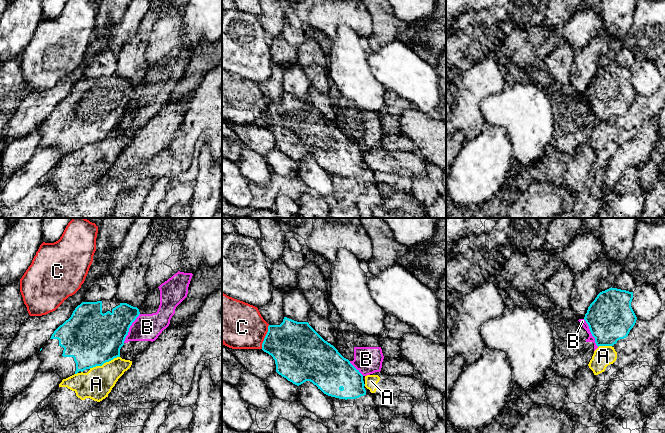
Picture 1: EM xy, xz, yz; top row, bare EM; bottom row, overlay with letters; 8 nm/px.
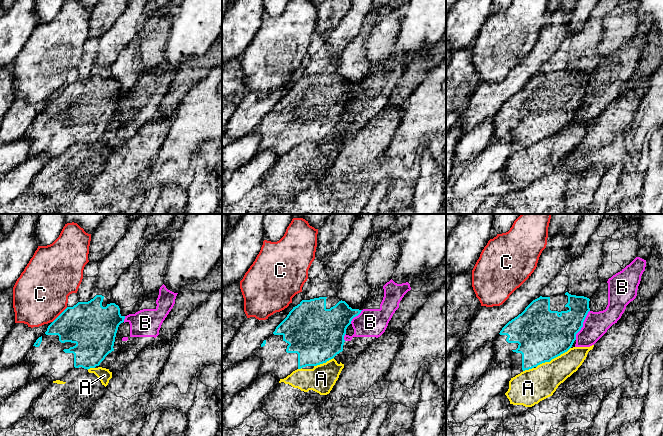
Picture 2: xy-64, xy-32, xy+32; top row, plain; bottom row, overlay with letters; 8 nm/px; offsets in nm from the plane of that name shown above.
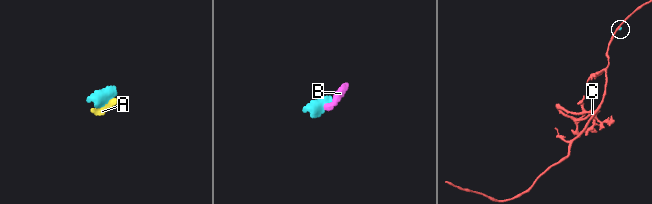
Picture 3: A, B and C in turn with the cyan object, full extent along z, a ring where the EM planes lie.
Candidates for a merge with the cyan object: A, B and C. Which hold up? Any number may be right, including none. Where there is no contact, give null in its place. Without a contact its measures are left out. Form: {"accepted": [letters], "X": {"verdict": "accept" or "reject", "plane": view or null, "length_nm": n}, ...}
{"accepted": [], "A": {"verdict": "reject", "plane": "xy", "length_nm": 260}, "B": {"verdict": "reject", "plane": "xy", "length_nm": 280}, "C": {"verdict": "reject", "plane": "xz", "length_nm": 200}}

